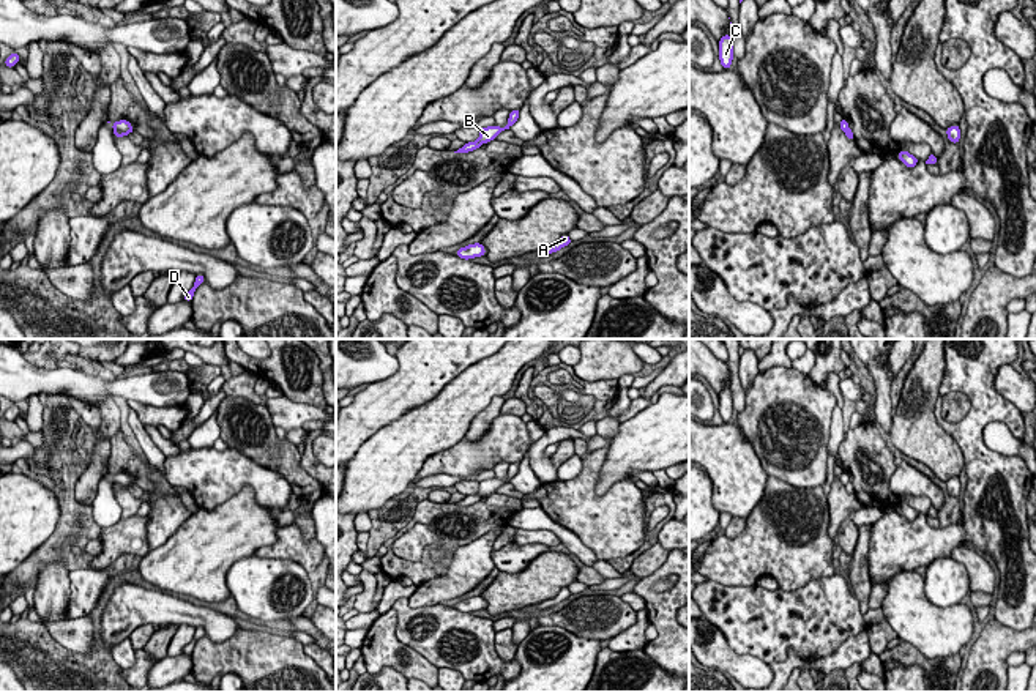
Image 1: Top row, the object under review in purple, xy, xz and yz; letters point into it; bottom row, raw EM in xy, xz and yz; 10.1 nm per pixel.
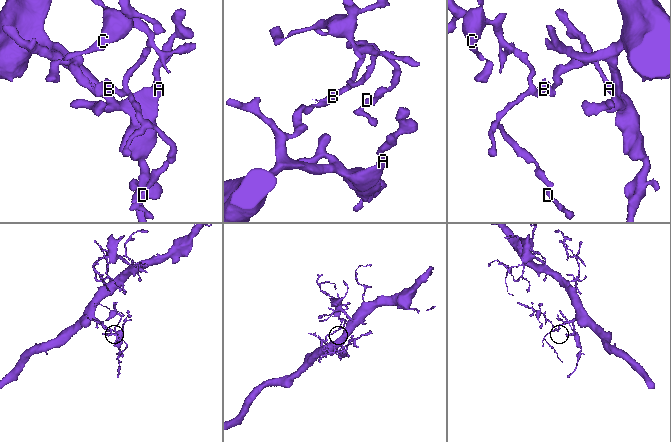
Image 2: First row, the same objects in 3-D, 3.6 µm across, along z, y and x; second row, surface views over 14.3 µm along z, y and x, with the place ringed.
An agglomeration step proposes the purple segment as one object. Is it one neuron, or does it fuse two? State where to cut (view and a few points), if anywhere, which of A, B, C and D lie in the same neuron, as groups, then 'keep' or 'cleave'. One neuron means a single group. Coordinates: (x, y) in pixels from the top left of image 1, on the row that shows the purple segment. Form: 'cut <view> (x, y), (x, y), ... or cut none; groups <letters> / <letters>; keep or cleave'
cut xz (477, 141), (481, 144); groups A / B C D; cleave

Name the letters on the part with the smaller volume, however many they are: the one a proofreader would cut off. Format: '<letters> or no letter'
B, C, D

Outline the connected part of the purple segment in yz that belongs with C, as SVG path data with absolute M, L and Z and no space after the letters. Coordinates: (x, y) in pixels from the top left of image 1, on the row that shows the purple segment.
M725 33L719 41L719 61L724 69L730 69L733 60L733 44L730 33Z

